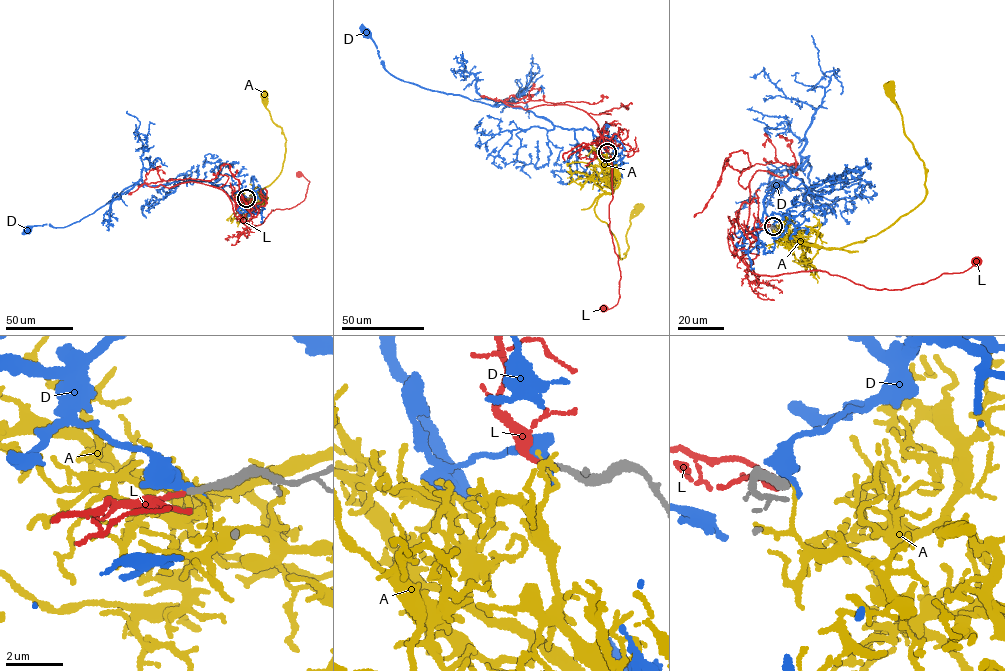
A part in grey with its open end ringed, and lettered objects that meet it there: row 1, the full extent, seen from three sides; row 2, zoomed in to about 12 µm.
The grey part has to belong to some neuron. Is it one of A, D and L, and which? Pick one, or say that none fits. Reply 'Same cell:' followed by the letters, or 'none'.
Same cell: L

